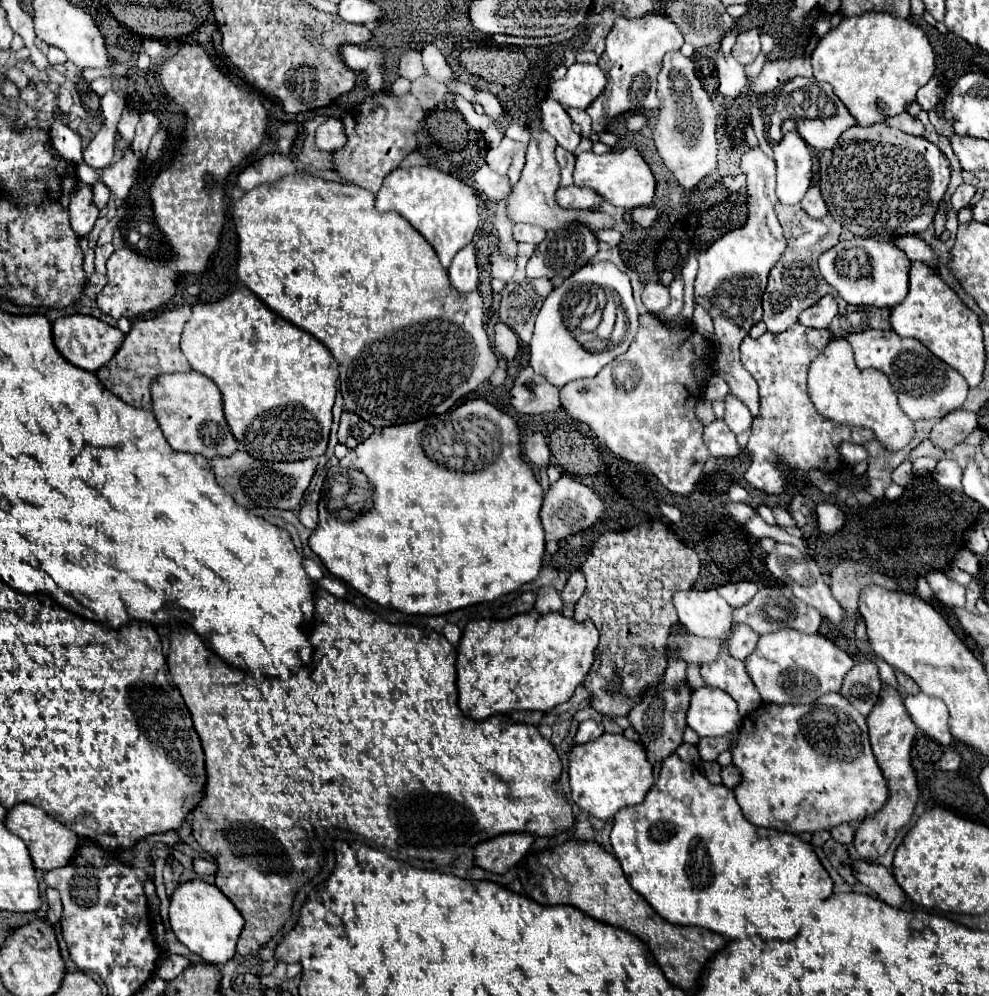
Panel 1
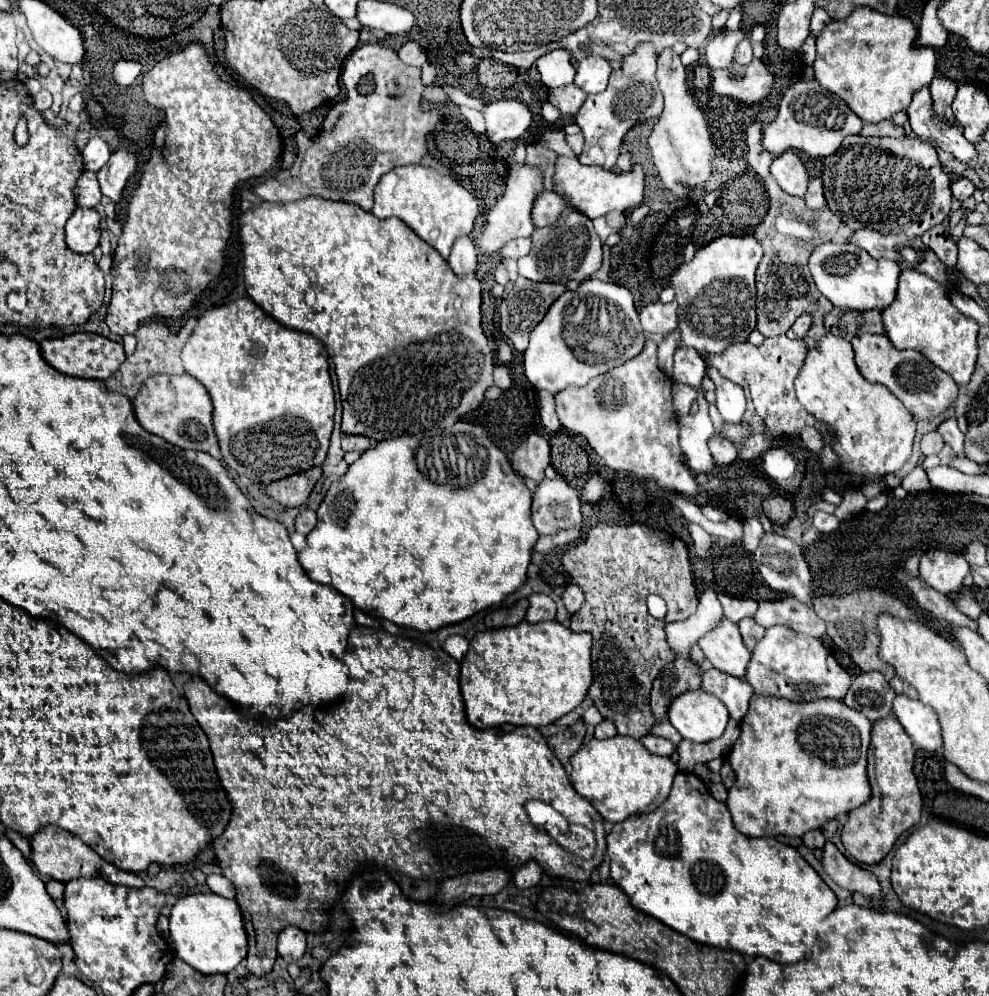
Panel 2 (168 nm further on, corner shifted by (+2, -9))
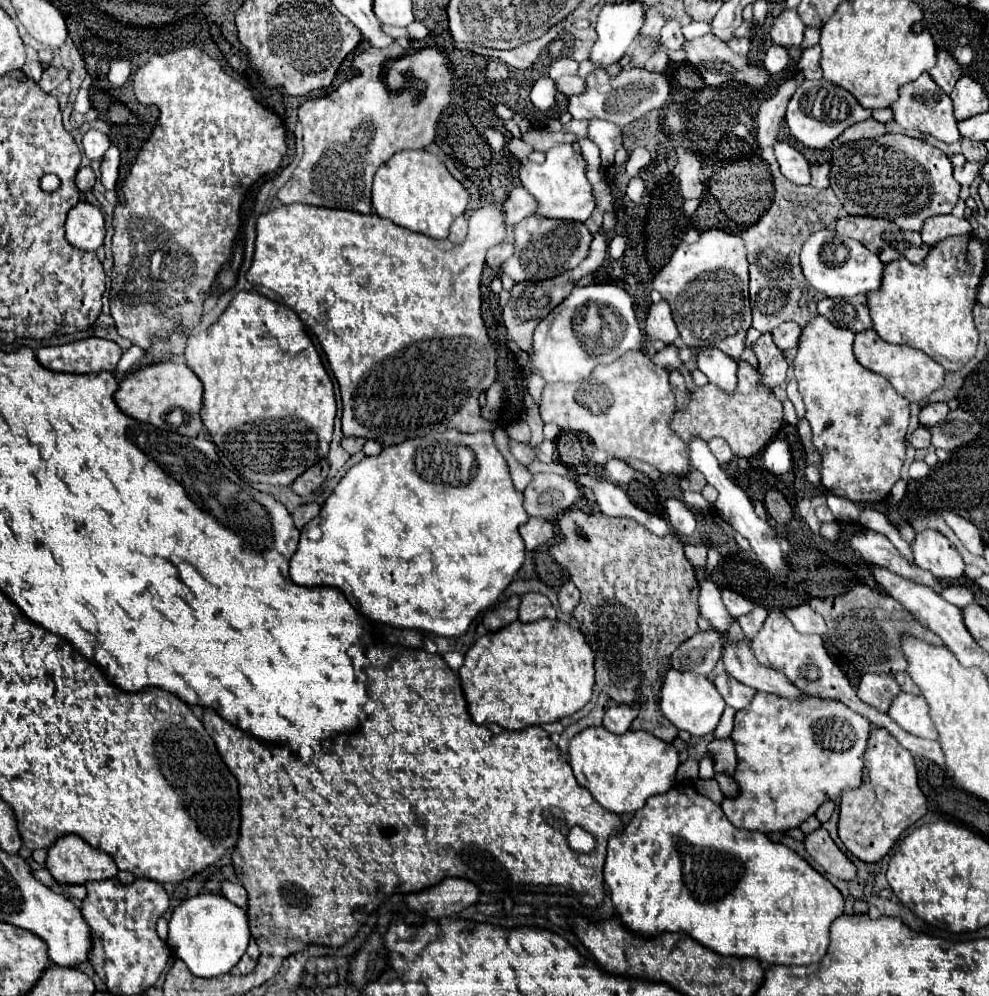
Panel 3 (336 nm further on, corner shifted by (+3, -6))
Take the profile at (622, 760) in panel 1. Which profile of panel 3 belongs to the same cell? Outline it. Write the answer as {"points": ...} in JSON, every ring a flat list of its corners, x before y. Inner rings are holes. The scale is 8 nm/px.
{"points":[[603,726,587,728,577,734,569,744,569,764,577,782,587,788,593,798,613,814,637,812,645,806,647,798,667,792,675,784,679,766,677,750,649,732,611,734]]}

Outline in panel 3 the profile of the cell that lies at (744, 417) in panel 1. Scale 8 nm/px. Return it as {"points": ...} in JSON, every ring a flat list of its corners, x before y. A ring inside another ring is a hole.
{"points":[[703,348,697,358,699,370,709,378,711,384,733,396,737,388,737,362,721,350]]}

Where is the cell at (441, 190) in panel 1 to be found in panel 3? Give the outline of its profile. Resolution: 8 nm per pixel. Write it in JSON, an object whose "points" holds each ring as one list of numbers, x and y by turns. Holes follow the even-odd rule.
{"points":[[401,150,379,166,373,180,373,210,381,218,421,232,435,240,445,240,455,218,463,216,469,204,465,186,451,176,445,164,427,150]]}

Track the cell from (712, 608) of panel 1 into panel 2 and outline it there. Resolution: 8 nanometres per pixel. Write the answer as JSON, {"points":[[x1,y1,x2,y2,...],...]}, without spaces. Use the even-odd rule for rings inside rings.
{"points":[[722,619,720,627,698,639,698,643,706,659,716,669,722,669,724,673,730,673,740,679,746,677,746,667,750,663,752,651,748,651,748,647,744,645,738,625]]}

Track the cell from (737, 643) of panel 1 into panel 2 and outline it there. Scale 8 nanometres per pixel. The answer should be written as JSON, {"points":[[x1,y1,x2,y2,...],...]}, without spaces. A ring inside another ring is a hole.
{"points":[[752,617,742,619,742,621,738,623,738,627,740,627,742,639,744,639,744,643,746,643,748,649,754,649,754,645,764,637,764,627,758,625]]}

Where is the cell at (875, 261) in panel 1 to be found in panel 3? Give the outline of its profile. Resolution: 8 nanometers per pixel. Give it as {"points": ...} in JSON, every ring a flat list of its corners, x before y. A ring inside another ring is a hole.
{"points":[[831,230,815,232,807,238,801,250,801,268,807,282,829,298,853,298,857,294,877,292,883,278,883,262,867,250,861,242,851,238,839,238]]}

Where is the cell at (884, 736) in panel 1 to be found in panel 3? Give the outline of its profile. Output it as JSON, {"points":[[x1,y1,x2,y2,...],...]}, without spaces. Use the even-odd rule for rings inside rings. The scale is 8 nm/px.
{"points":[[871,728,865,750,863,782,857,790,843,792,839,810,839,838,847,850,863,862,881,860,897,842,901,832,925,816,927,800,917,784,913,756,885,728]]}

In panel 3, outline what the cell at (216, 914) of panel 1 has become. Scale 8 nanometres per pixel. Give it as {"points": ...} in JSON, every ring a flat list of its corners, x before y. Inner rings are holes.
{"points":[[197,894,183,900,169,920,167,944,177,958,181,958,191,974,201,978,213,978,211,974,229,972,245,954,249,944,247,914,221,894]]}

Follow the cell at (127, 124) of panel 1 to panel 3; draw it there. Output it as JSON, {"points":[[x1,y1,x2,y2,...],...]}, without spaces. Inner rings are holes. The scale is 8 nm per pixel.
{"points":[[109,146,101,160,101,184,105,190,115,190,117,178,119,178,119,164,121,164,121,152,117,146]]}

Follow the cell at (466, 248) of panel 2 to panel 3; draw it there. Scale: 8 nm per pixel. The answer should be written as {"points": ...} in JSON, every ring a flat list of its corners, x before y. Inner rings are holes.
{"points":[[461,216,453,222,451,226,451,234,449,234,449,240,453,244,463,244,465,242,465,236,467,236,467,218]]}

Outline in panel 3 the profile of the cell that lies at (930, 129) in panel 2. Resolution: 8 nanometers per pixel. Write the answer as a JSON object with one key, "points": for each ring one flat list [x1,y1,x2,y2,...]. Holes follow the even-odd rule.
{"points":[[925,72,917,80,901,86,899,90,899,100,893,102,891,106,895,114,895,122,903,126,905,130,917,130,923,134,931,134,937,140,943,140,947,144,955,144,961,140,961,132,957,130,957,120,953,114,953,104,951,98,943,94,943,90,931,80,931,76]]}

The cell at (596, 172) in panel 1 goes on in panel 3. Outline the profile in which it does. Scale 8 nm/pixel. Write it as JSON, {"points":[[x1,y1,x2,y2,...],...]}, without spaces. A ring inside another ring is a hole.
{"points":[[555,144,553,148,547,150,547,160,543,164,523,162,519,169,519,179,521,184,537,198,539,216,585,222,591,216,591,212,595,210,593,186,589,184,589,180,585,176,585,168,587,168,587,162,573,148,573,144]]}

